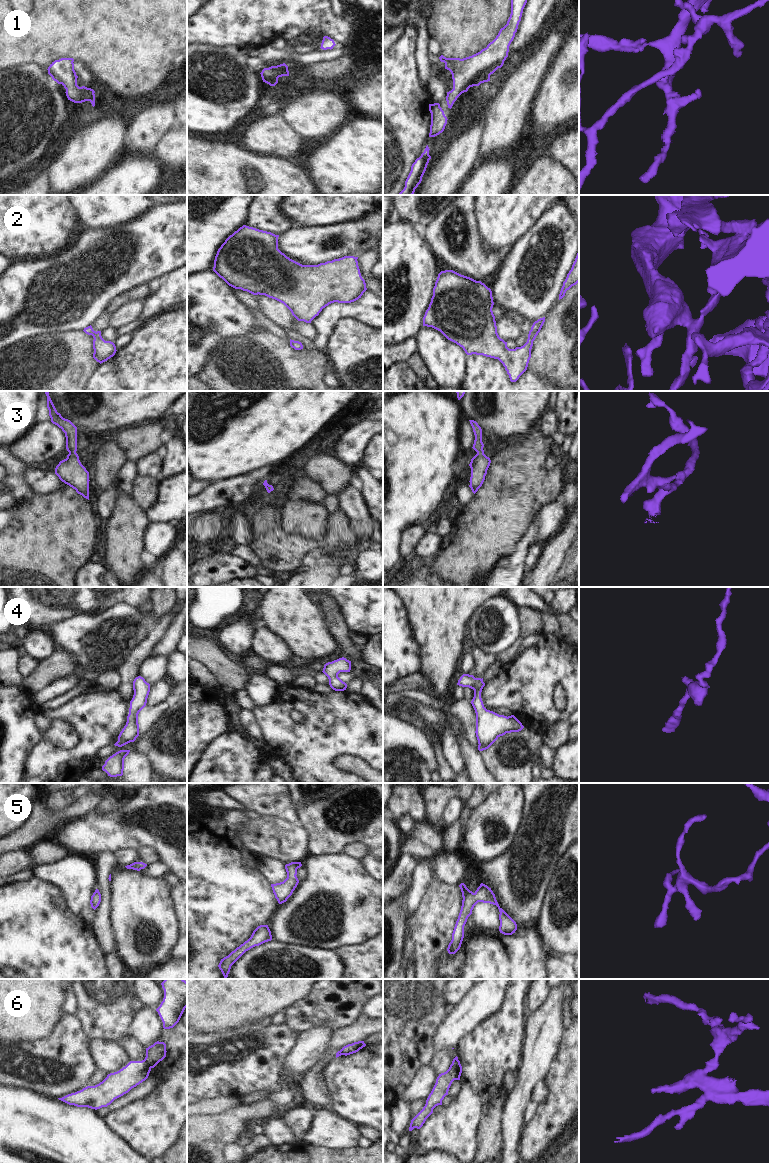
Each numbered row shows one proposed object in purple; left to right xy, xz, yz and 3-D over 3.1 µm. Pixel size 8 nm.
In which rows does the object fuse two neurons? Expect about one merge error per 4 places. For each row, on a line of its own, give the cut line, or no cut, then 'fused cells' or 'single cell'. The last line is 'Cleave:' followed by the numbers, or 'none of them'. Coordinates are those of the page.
1: no cut | single cell
2: no cut | single cell
3: no cut | single cell
4: no cut | single cell
5: no cut | single cell
6: xy (144, 1059), (151, 1067) | fused cells
Cleave: 6

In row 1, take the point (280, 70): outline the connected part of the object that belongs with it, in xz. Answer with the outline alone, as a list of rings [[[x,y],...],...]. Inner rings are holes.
[[[283,63],[277,66],[264,68],[260,73],[263,82],[270,86],[275,86],[278,83],[278,78],[282,76],[289,76],[288,66]]]

